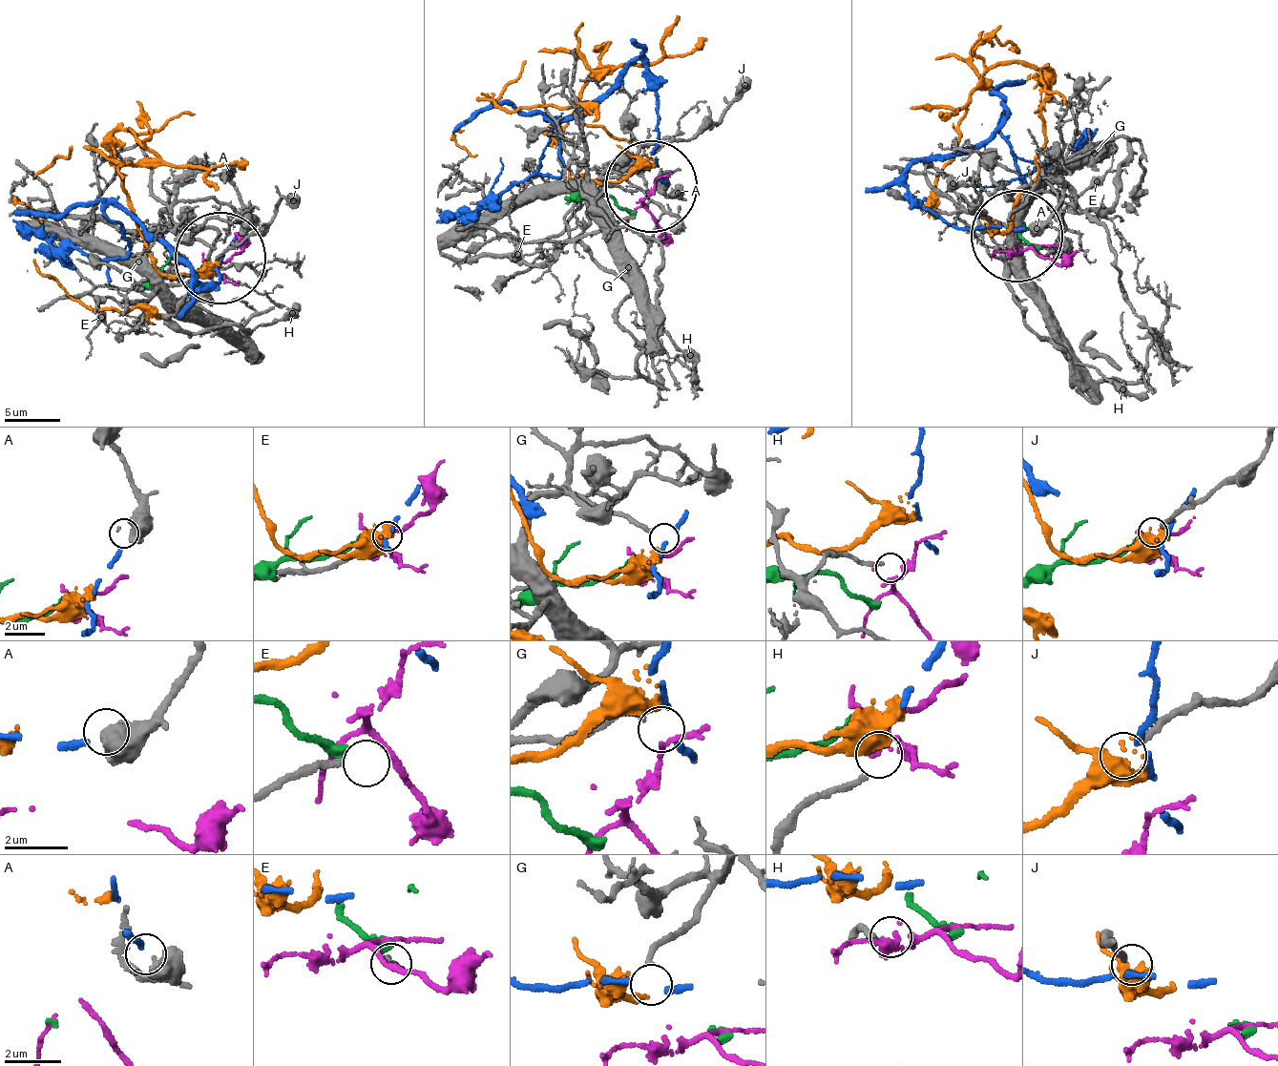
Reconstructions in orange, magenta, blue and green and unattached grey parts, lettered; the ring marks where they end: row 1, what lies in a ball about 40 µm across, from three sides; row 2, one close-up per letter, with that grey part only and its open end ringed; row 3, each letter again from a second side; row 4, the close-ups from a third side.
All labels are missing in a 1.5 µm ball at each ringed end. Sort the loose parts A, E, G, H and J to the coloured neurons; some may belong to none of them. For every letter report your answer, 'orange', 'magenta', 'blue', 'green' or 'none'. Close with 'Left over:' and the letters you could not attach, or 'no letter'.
A: blue
E: none
G: none
H: magenta
J: orange
Left over: E, G

